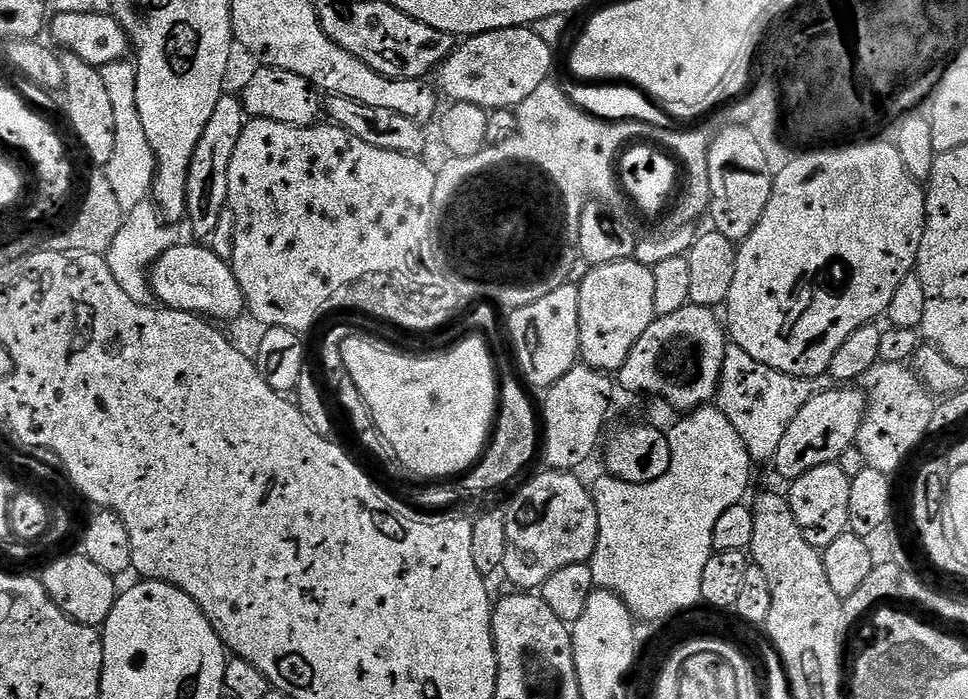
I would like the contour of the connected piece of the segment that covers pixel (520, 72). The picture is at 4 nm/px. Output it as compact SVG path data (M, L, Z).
M531 27L503 28L493 32L483 32L457 43L450 58L446 58L446 62L438 69L438 77L440 76L438 88L443 95L445 92L449 96L449 101L457 104L472 103L485 110L498 108L516 110L526 98L530 97L530 94L533 94L534 90L537 90L538 86L550 80L552 55L554 55L554 49L546 46L546 42L542 42L542 38L538 38L538 34L534 34Z

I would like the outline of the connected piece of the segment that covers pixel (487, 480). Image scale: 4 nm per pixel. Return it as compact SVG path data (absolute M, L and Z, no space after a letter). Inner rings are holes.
M519 375L503 377L498 388L498 411L494 417L494 431L484 449L484 455L455 481L452 492L460 500L492 492L508 484L532 459L538 456L538 412L532 409L529 389Z

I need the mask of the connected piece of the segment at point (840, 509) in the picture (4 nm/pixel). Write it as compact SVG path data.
M839 463L806 470L806 474L787 485L786 499L794 514L794 522L798 522L798 530L802 530L802 538L806 538L810 546L818 550L826 549L834 538L849 531L851 485L852 477L840 469Z

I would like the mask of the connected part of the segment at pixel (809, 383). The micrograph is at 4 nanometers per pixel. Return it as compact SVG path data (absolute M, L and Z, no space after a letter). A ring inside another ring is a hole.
M729 343L714 404L722 410L722 414L726 414L730 426L738 430L738 438L742 438L753 461L772 462L776 459L778 445L782 443L782 434L786 434L786 426L794 422L798 410L802 410L802 406L810 402L810 398L828 391L833 384L832 377L827 374L810 378L782 374L782 370L774 370L770 366L762 366L762 362L754 362L754 358L746 354L746 350Z

